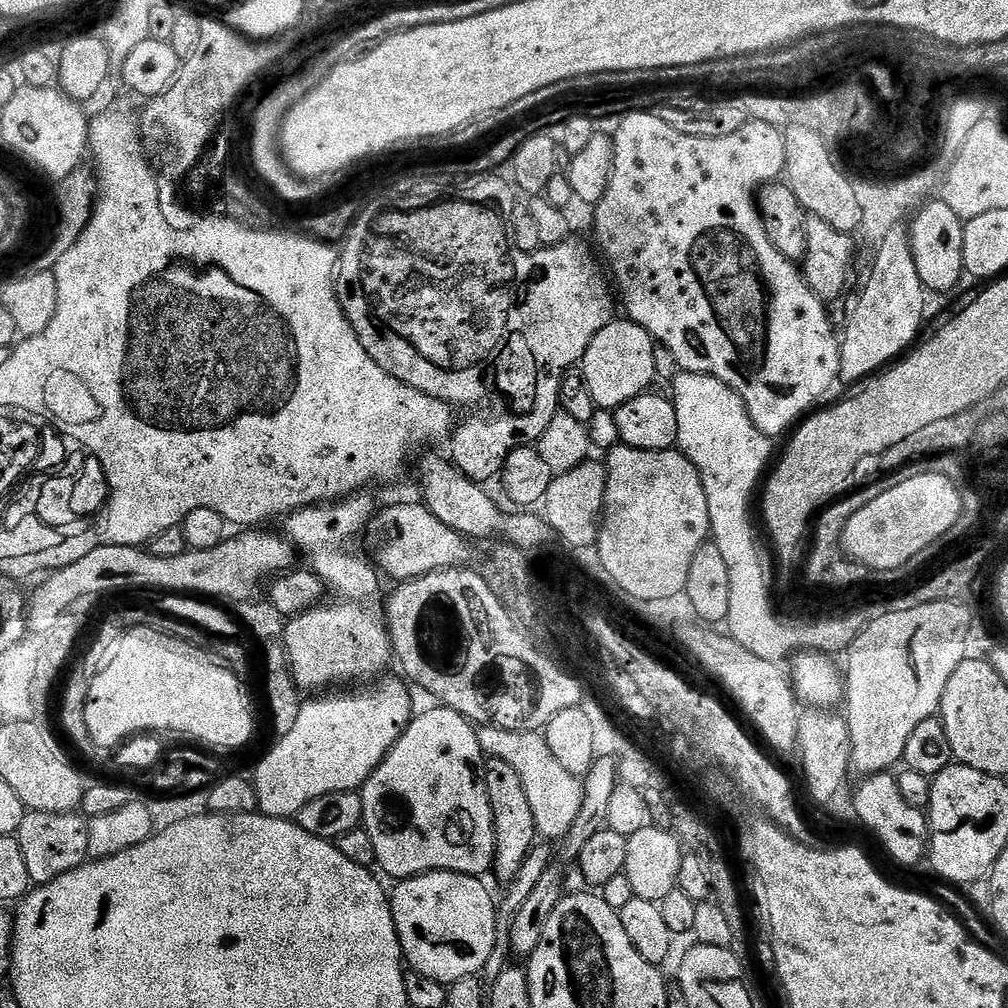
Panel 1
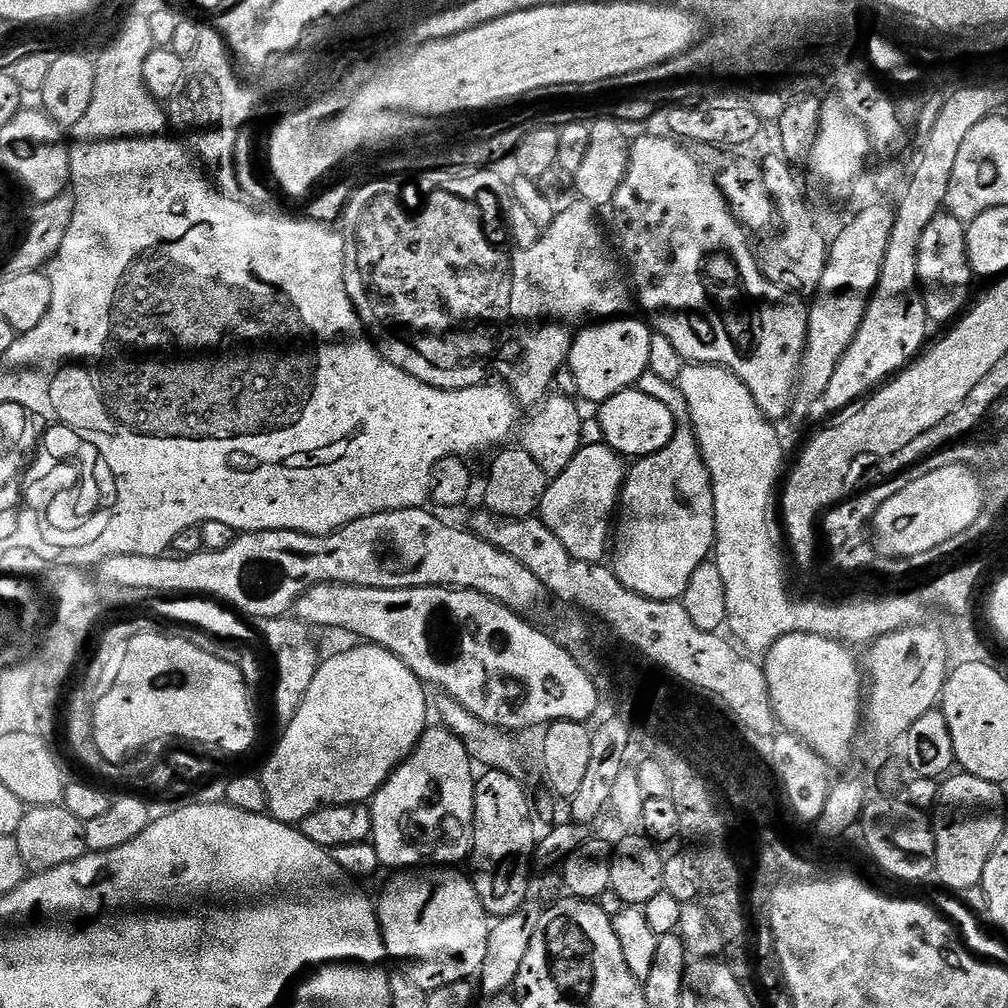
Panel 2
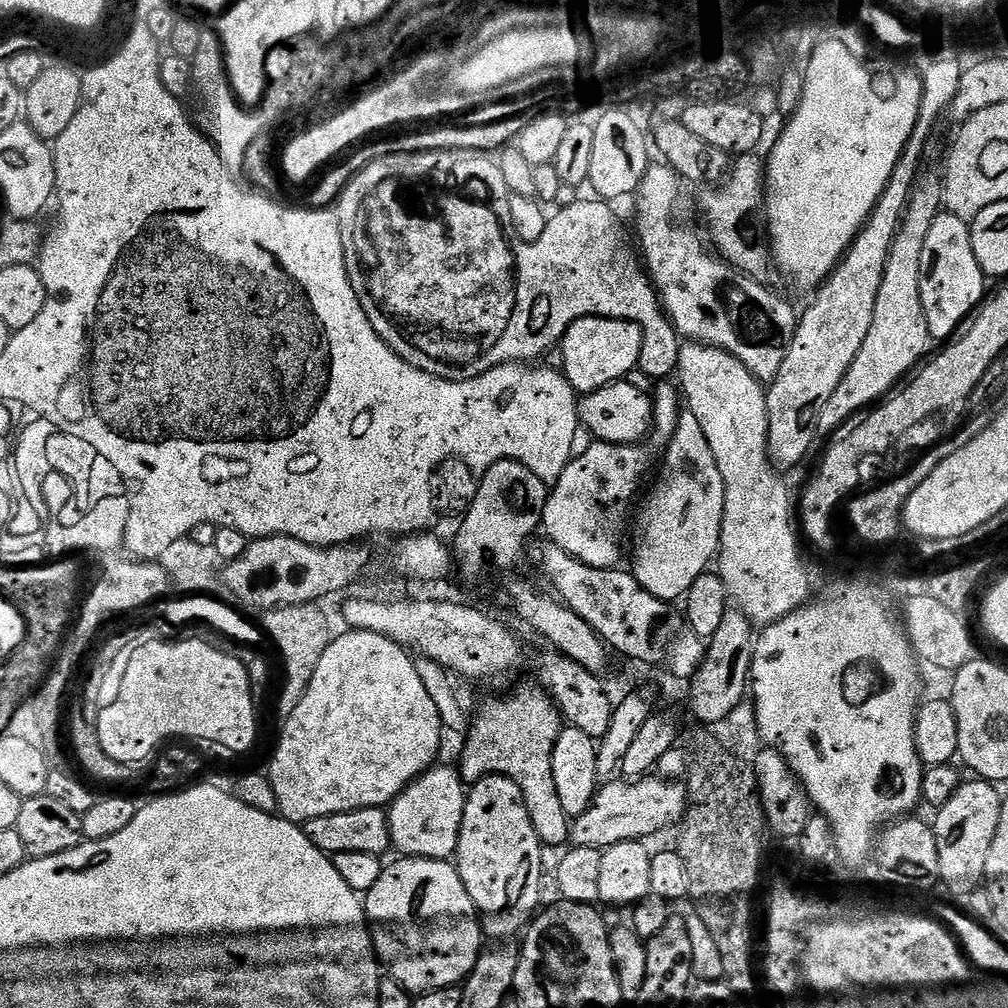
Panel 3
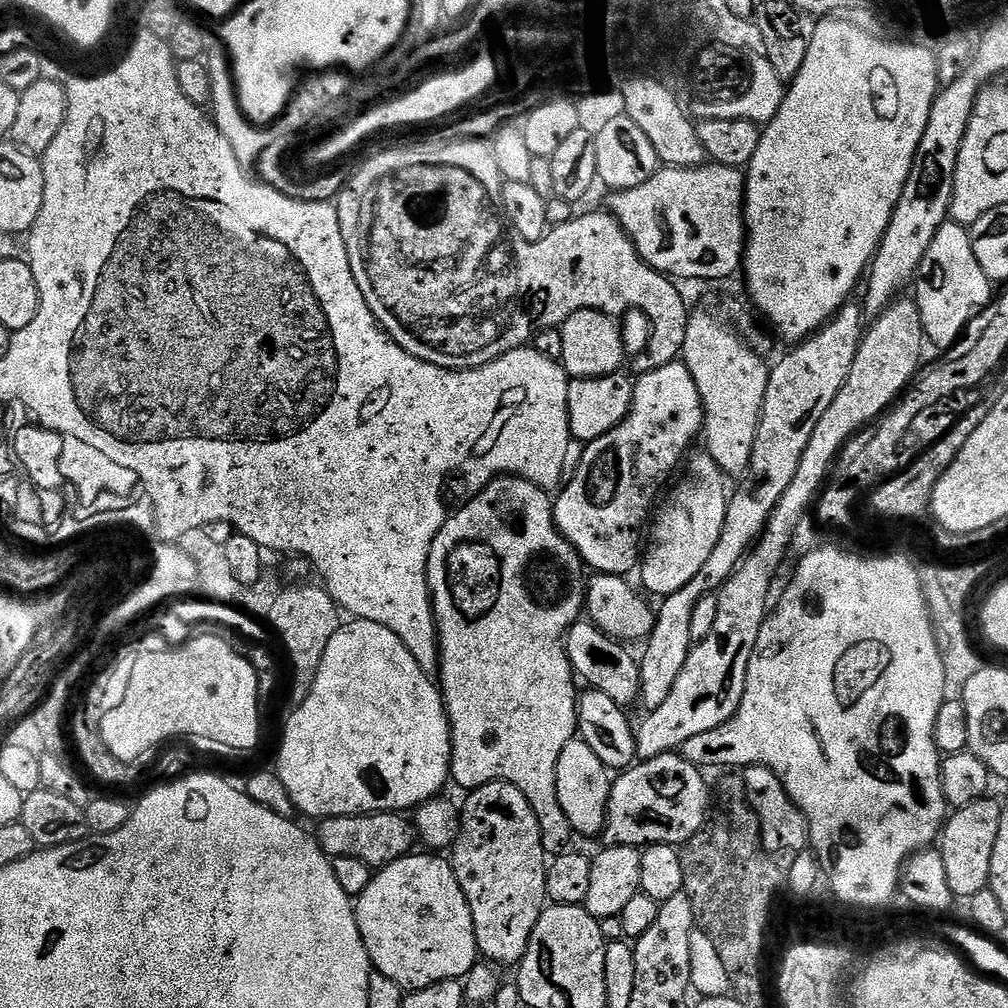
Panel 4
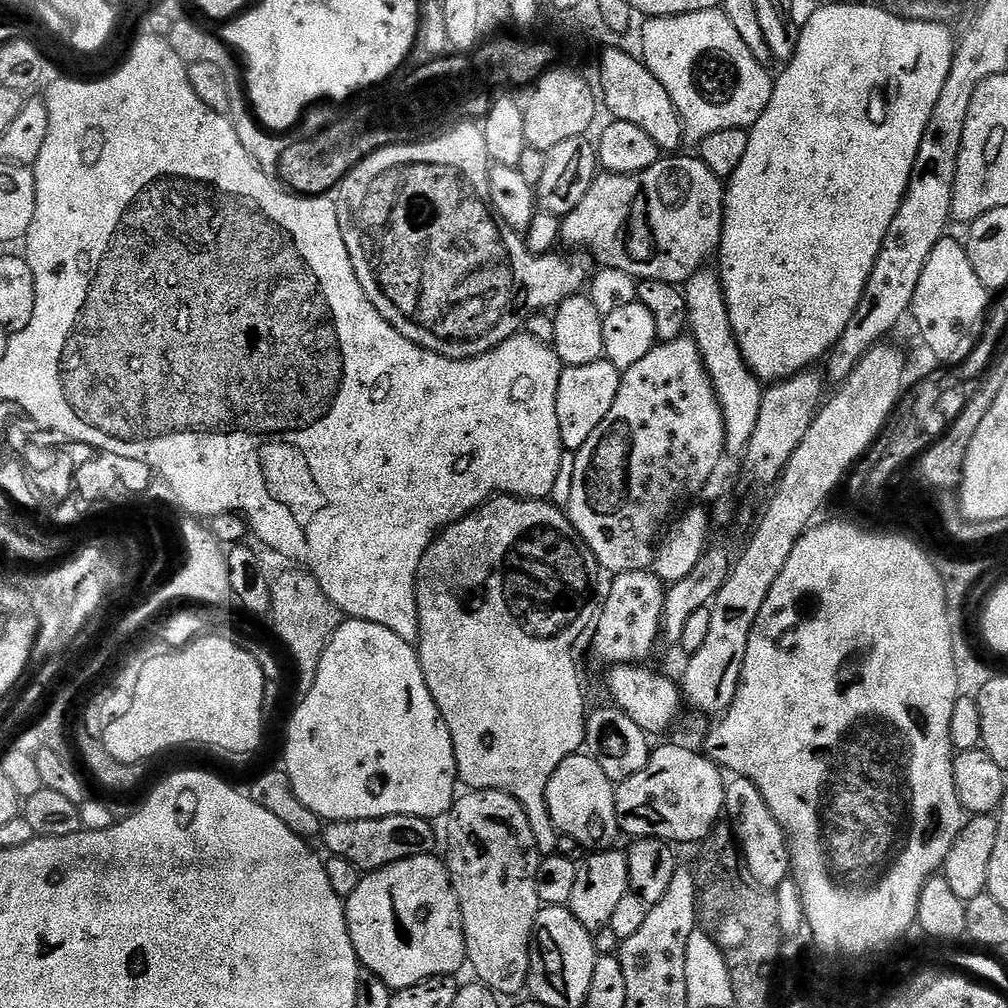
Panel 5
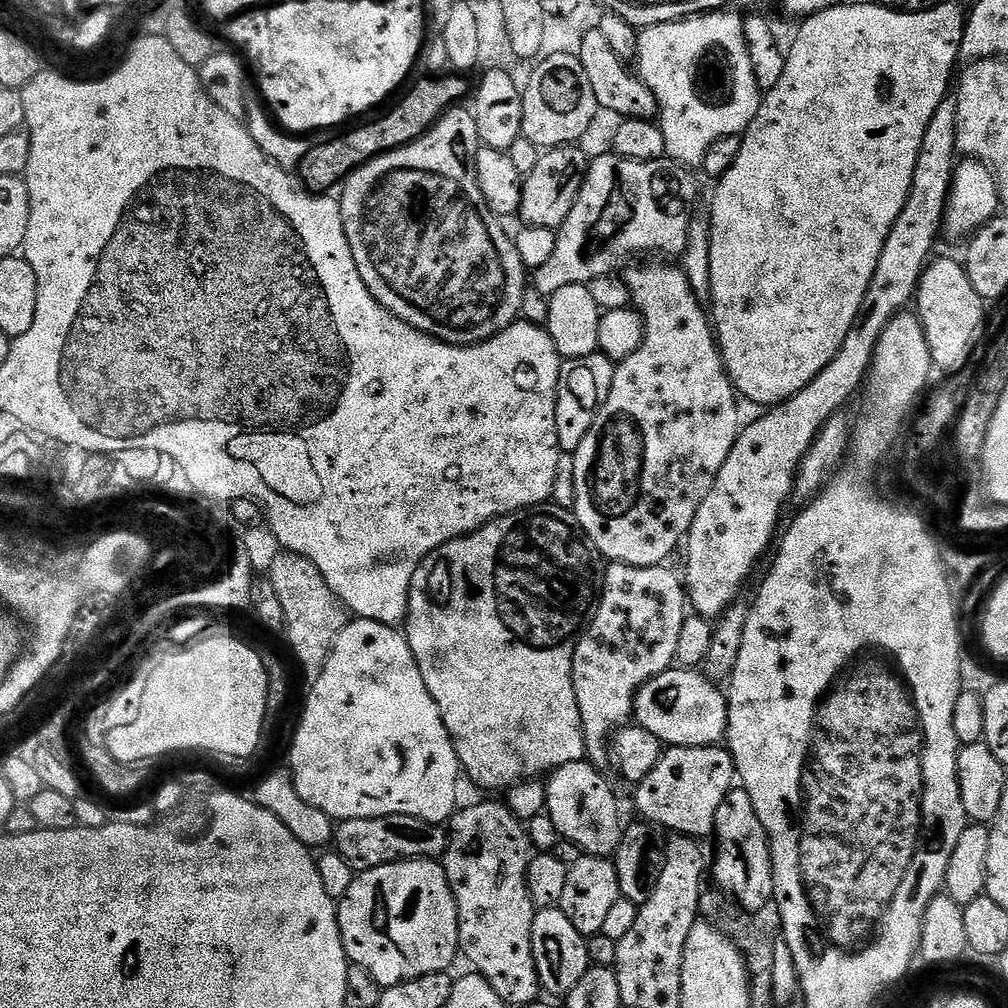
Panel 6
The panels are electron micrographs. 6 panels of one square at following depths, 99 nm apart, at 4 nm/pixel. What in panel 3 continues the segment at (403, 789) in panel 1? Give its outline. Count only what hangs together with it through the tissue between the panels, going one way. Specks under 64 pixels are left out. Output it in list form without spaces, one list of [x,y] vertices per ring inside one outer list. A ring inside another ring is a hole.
[[[433,766],[416,777],[387,809],[392,848],[401,857],[448,860],[455,857],[462,830],[466,784],[455,767]]]

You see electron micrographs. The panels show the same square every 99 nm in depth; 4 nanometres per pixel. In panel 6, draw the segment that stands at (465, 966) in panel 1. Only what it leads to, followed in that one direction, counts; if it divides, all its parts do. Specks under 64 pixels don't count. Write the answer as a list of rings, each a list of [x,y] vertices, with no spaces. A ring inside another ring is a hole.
[[[439,859],[434,860],[399,860],[393,864],[386,866],[378,866],[374,870],[366,870],[356,875],[354,882],[350,886],[350,890],[346,890],[344,897],[338,901],[336,910],[338,918],[338,926],[342,934],[342,946],[346,950],[349,961],[351,963],[362,966],[362,970],[366,970],[366,974],[370,974],[370,978],[374,978],[374,982],[378,982],[381,989],[393,988],[402,982],[410,982],[422,978],[426,974],[434,974],[435,972],[448,972],[451,964],[455,962],[456,956],[458,960],[458,949],[460,946],[460,923],[458,922],[458,910],[454,902],[454,894],[450,890],[450,882],[444,873],[443,863]]]

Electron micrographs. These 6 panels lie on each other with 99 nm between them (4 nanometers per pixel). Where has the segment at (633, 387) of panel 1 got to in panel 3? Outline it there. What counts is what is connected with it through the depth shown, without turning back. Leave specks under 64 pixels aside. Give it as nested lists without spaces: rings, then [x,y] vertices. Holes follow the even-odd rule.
[[[587,316],[575,320],[566,330],[564,339],[559,345],[558,353],[564,359],[562,371],[568,379],[568,385],[578,394],[587,394],[602,386],[610,386],[617,380],[625,379],[631,372],[637,371],[644,351],[644,332],[635,320],[611,320],[605,316]]]

